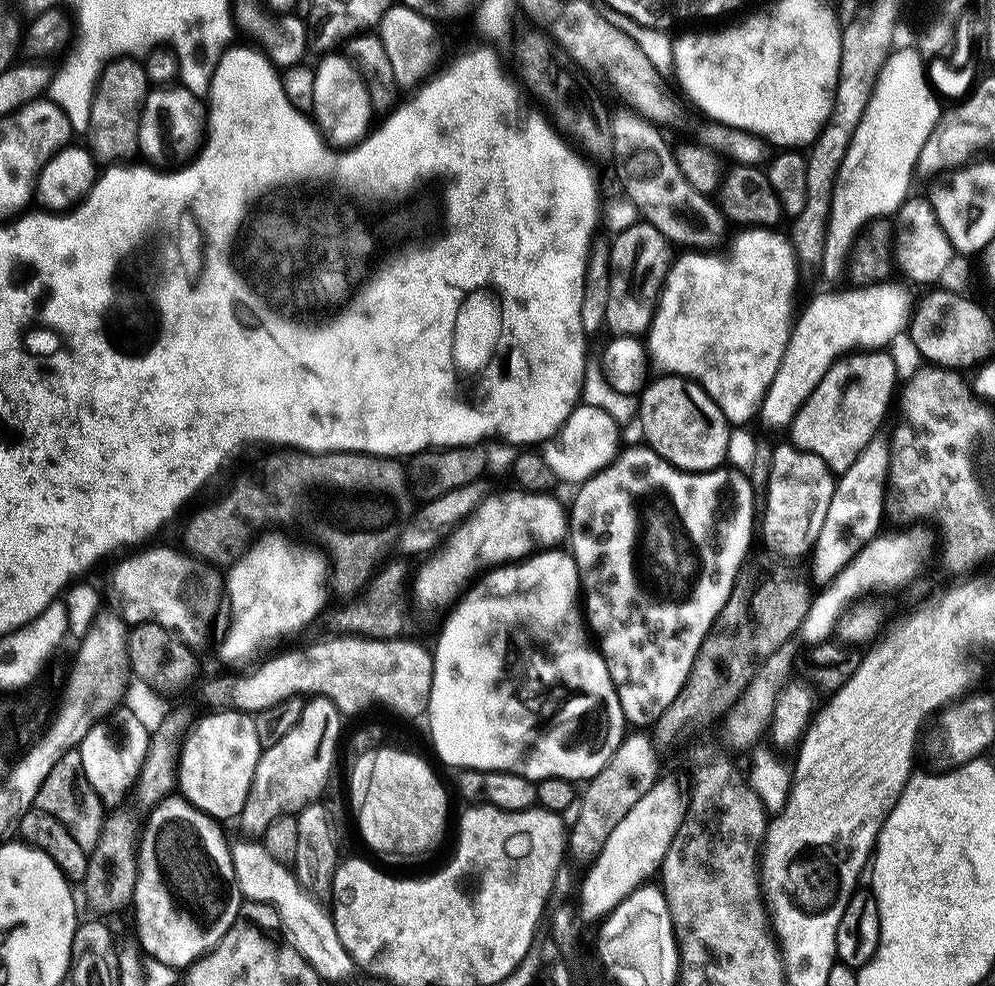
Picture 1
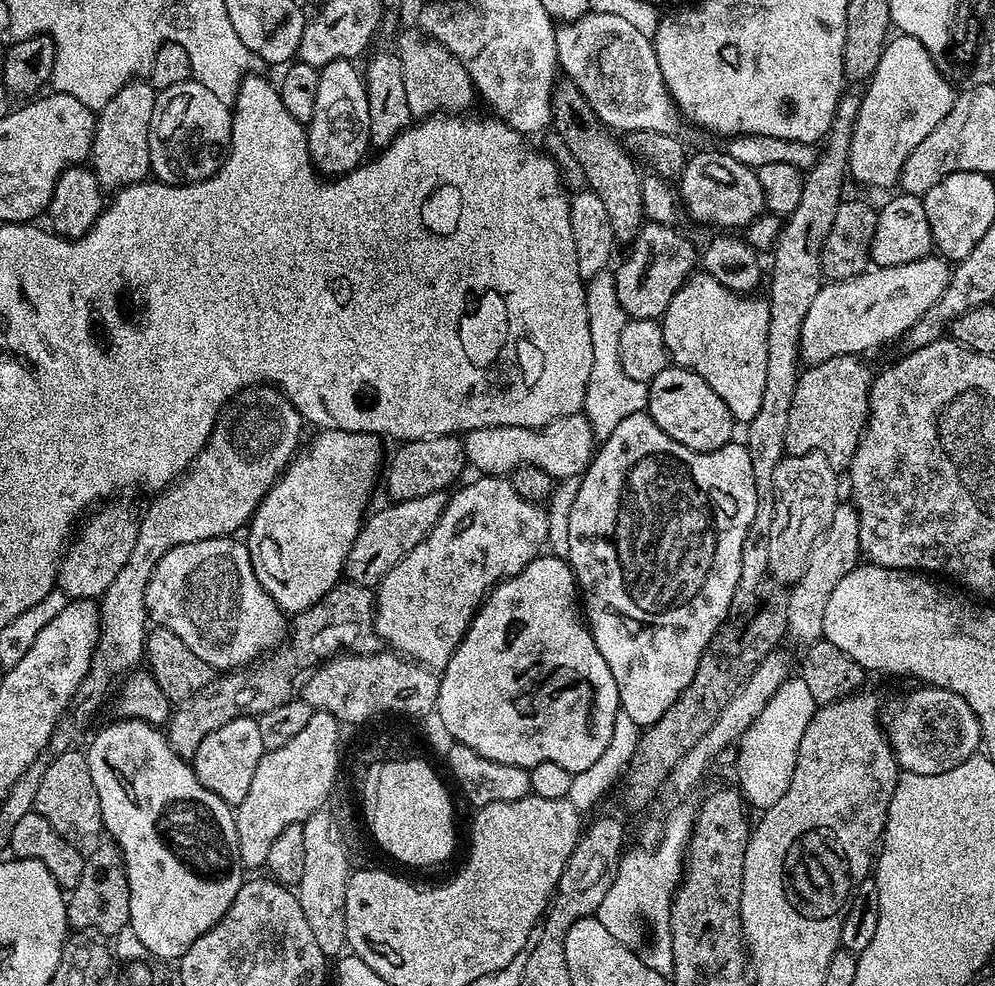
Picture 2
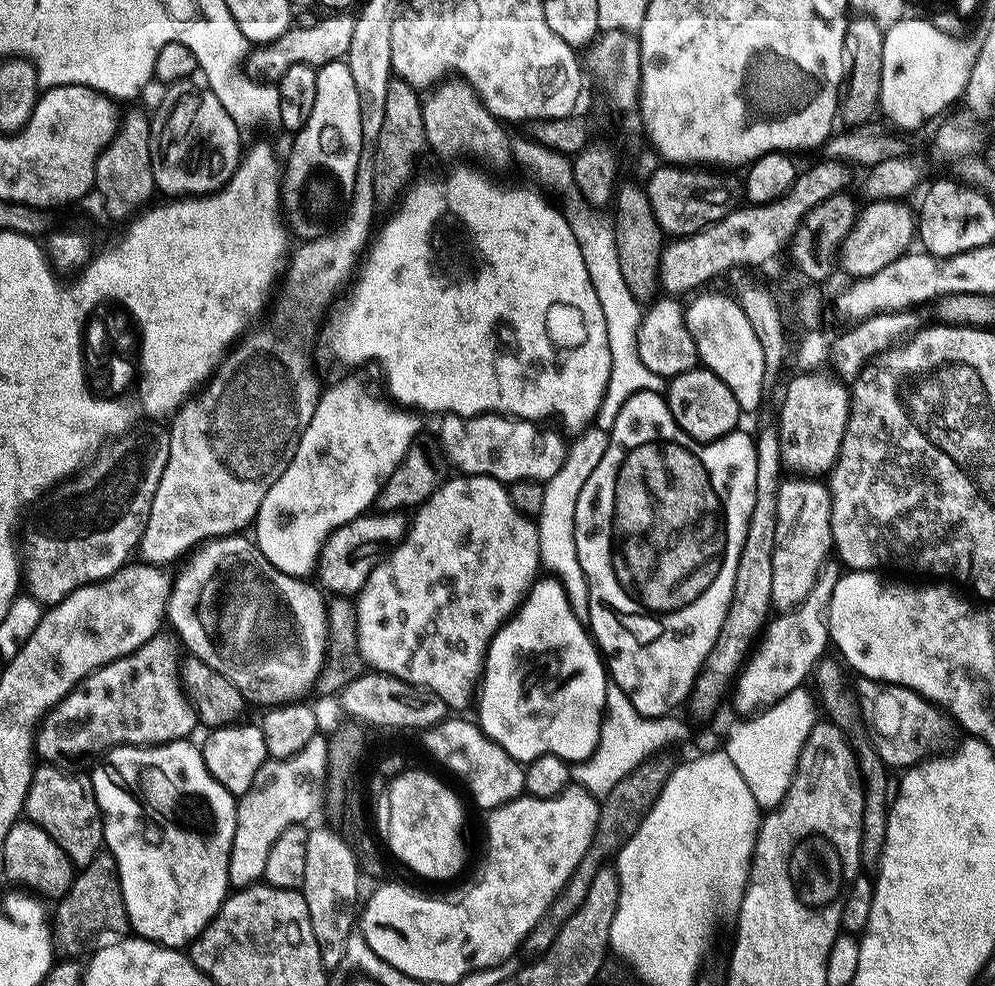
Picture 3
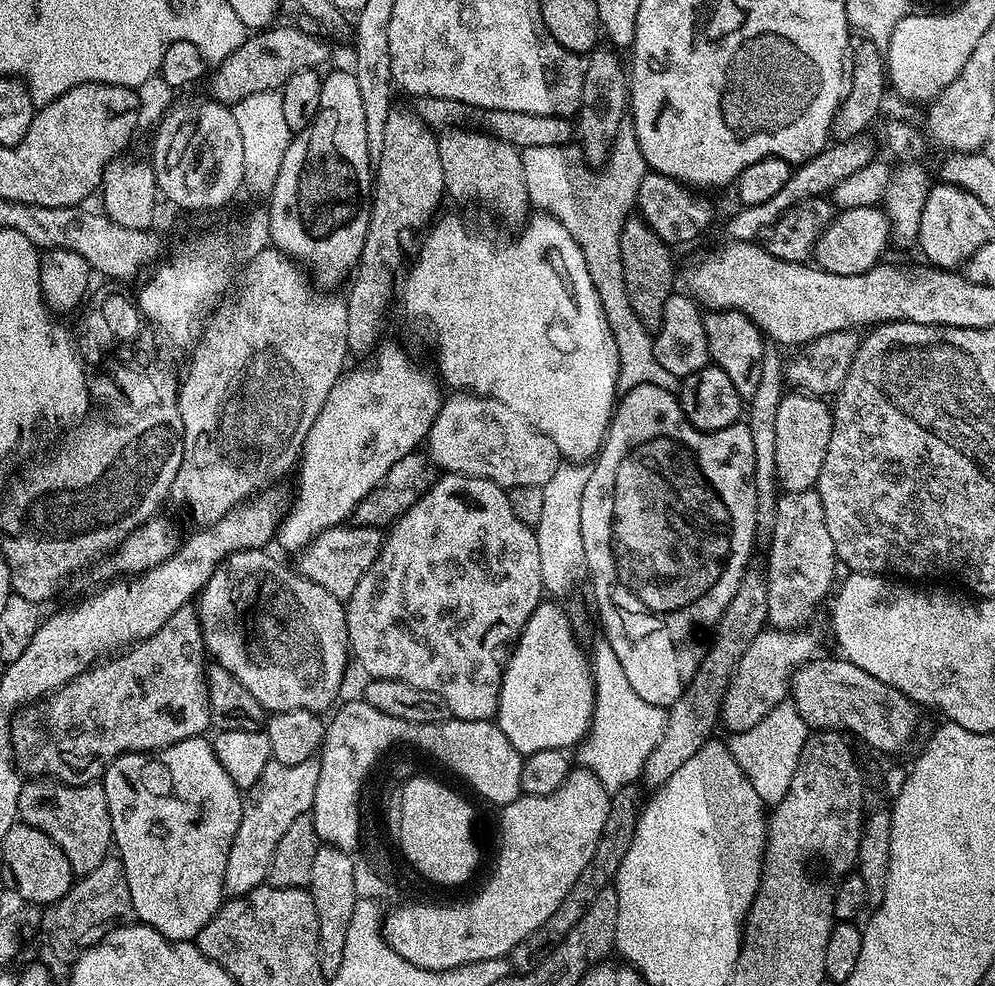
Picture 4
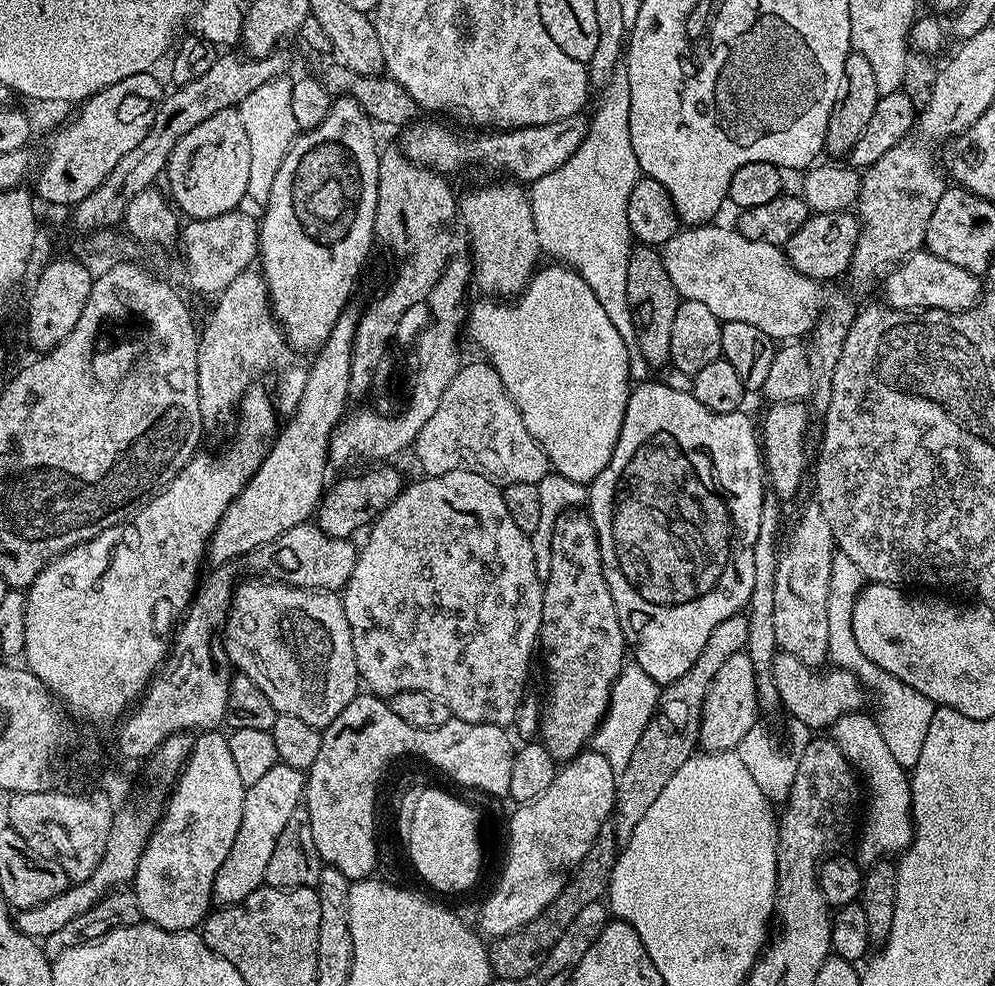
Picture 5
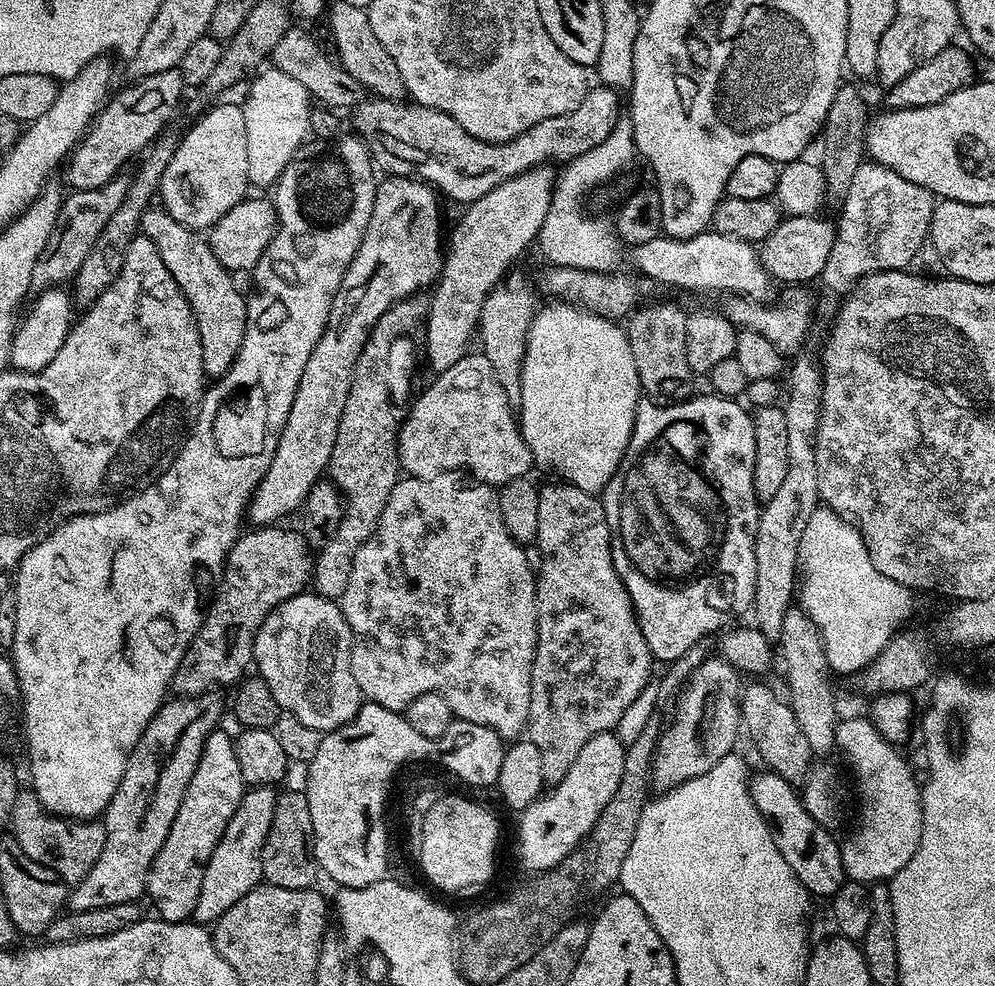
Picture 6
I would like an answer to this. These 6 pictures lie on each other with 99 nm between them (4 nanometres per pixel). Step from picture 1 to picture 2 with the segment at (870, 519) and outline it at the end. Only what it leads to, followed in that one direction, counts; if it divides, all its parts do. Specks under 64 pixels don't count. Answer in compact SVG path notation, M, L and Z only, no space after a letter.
M848 502L837 503L834 518L830 518L830 526L826 526L826 530L814 542L810 558L806 558L806 570L802 570L802 578L791 585L789 592L792 593L787 593L789 641L807 646L823 637L826 605L830 603L830 594L834 594L838 582L842 582L842 578L846 578L846 574L850 574L850 570L861 563L859 529L860 519L855 507Z

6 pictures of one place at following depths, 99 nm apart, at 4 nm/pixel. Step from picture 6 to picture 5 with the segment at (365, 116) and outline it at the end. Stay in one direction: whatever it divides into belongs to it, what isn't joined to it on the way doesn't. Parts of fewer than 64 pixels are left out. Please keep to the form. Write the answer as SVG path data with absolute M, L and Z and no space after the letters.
M583 115L578 116L571 116L570 118L562 118L558 122L550 122L549 124L543 124L542 126L530 126L529 128L509 128L507 130L496 130L493 131L491 134L484 134L488 136L464 136L460 137L458 133L455 132L452 128L447 128L444 124L420 124L421 122L413 122L407 127L403 129L404 132L400 136L400 141L398 141L398 147L401 152L404 153L406 158L410 158L414 161L415 164L420 164L424 168L431 168L432 171L438 172L441 174L449 174L448 172L456 172L459 168L464 168L467 164L481 164L484 168L489 168L492 172L505 172L505 177L508 178L515 178L517 181L520 182L531 182L537 180L538 178L542 178L546 174L550 174L550 170L556 170L558 166L562 166L565 164L568 159L572 157L574 154L574 150L578 150L578 146L582 146L582 142L586 137L588 137L588 126L589 121L585 119Z

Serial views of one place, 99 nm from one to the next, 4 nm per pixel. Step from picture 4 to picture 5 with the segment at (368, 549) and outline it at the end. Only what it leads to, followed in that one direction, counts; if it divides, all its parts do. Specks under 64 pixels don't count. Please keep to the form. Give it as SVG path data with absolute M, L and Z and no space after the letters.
M309 522L286 530L286 534L274 538L274 542L266 542L266 546L258 546L247 554L246 562L256 571L253 573L267 574L282 584L339 593L354 570L358 548L352 543L351 539L330 538L322 534L315 522Z

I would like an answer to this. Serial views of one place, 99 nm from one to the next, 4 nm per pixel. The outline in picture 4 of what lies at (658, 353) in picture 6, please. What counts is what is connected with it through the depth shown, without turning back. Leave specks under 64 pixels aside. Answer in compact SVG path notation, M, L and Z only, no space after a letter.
M632 214L622 226L620 253L622 254L622 278L626 282L626 298L634 306L634 314L644 323L645 328L655 330L662 322L662 310L666 298L674 291L676 268L672 265L673 249L639 215Z

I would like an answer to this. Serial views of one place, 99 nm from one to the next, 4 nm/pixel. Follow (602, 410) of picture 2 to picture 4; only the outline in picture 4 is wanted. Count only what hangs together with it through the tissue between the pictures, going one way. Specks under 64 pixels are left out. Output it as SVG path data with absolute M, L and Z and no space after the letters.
M625 118L622 126L618 126L608 160L599 170L589 168L583 151L575 143L530 146L520 152L520 157L522 174L526 174L529 205L562 222L562 226L570 230L570 238L578 242L582 258L586 258L586 270L590 270L590 278L594 278L594 290L598 290L598 298L602 298L602 310L606 310L606 322L610 322L614 346L618 346L617 393L623 394L634 390L634 386L647 384L676 392L681 377L670 374L670 370L665 370L662 362L654 358L653 333L645 328L638 314L634 314L634 306L630 306L630 298L626 298L626 282L622 278L622 226L635 209L638 185L650 170L642 154L642 146L638 146L636 128L631 119Z

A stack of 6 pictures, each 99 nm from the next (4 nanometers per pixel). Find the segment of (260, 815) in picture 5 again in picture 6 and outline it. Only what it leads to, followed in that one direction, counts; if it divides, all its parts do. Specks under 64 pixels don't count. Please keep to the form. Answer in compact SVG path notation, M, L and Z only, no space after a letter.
M249 787L245 791L238 810L234 810L234 818L230 818L218 846L214 846L214 854L210 854L210 862L206 862L204 867L202 890L198 890L198 906L194 906L191 915L191 919L195 923L205 926L215 925L216 920L222 918L222 914L226 914L226 910L230 910L230 906L234 906L234 902L238 902L238 898L242 898L251 888L261 883L262 846L266 846L266 838L270 834L270 822L274 820L274 806L276 805L277 795L278 792L275 787Z

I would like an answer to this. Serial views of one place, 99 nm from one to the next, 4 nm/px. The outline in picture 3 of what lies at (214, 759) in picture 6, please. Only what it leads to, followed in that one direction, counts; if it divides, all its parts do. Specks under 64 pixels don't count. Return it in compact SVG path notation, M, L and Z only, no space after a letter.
M191 739L175 740L169 744L149 744L141 746L138 744L120 744L116 748L109 748L103 753L102 759L90 769L94 794L98 798L100 813L104 816L104 848L111 852L120 875L122 886L122 898L126 902L126 914L131 931L155 944L161 944L167 948L187 949L192 941L202 934L202 930L218 914L218 910L224 904L224 899L230 895L228 882L228 867L230 866L230 846L234 846L234 826L236 825L236 802L237 797L222 786L206 770L204 753L199 747L192 745Z

